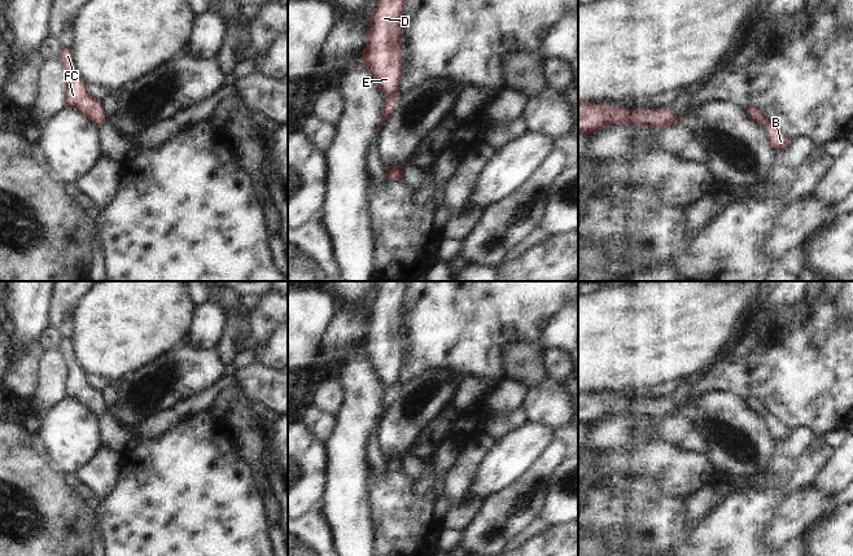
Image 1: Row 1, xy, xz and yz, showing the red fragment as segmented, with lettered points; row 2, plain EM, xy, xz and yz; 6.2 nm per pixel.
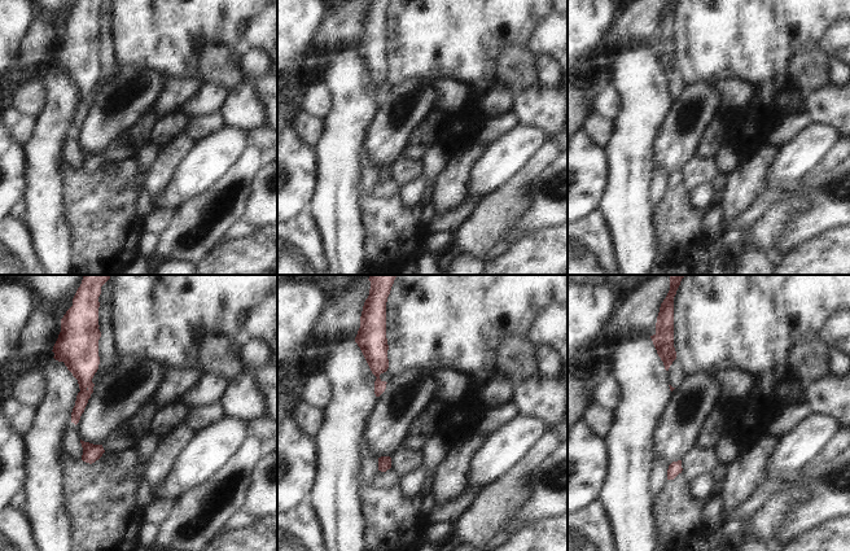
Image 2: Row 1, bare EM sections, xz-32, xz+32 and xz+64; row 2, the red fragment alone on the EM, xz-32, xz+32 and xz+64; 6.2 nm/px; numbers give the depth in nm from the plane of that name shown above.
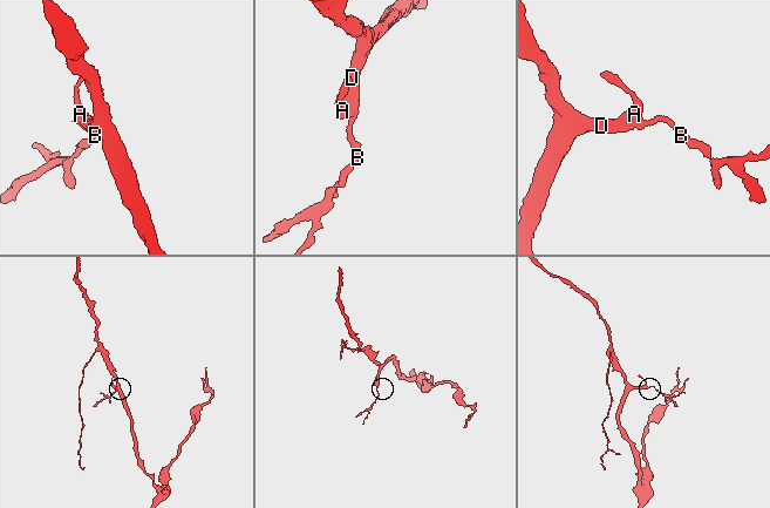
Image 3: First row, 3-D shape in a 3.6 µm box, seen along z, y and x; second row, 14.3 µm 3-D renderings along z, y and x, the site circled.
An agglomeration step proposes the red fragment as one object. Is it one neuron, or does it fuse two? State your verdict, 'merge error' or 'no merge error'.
merge error

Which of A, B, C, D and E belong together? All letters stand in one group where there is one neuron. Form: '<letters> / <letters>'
A C D E / B

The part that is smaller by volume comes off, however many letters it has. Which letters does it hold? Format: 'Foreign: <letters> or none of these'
Foreign: B

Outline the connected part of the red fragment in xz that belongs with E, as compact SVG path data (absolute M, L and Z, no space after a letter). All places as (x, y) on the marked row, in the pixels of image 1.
M377 0L367 27L360 61L376 88L389 97L401 83L402 29L401 16L406 0Z

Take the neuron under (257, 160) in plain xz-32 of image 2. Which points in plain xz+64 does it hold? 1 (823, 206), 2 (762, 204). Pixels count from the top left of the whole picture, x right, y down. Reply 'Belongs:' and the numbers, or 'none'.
Belongs: none

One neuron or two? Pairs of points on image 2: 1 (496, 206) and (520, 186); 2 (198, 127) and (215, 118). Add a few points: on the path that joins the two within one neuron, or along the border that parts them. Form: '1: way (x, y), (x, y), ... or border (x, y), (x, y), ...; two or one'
1: way (502, 204), (515, 191); one
2: way (202, 126), (211, 122); one

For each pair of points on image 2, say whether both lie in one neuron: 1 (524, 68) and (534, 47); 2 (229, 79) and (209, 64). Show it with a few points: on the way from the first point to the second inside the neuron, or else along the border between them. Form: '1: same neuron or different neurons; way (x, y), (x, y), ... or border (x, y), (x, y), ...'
1: different neurons; border (525, 47), (534, 56)
2: same neuron; way (224, 74), (214, 66)

